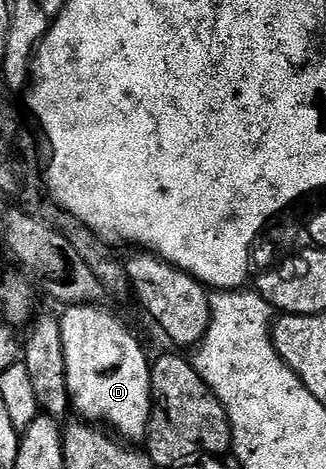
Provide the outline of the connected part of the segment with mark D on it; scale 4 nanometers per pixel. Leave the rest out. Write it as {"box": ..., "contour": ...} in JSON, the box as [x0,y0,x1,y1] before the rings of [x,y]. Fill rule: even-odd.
{"box":[58,303,152,442],"contour":[[[95,303],[91,304],[73,304],[71,306],[65,307],[63,309],[64,313],[59,313],[58,319],[60,322],[60,329],[62,330],[62,346],[64,347],[64,353],[66,354],[66,382],[68,383],[68,389],[70,390],[70,398],[72,399],[72,408],[74,409],[74,412],[77,412],[79,419],[84,422],[99,422],[101,425],[107,426],[121,441],[124,442],[140,442],[145,439],[148,435],[148,423],[150,422],[150,418],[152,417],[152,369],[150,367],[150,356],[147,356],[146,353],[144,353],[145,345],[141,343],[139,344],[138,341],[136,341],[136,336],[134,333],[131,332],[130,329],[127,328],[126,325],[123,324],[122,321],[119,320],[116,316],[111,316],[110,313],[107,312],[106,309],[100,308],[104,306],[97,306]]]}

